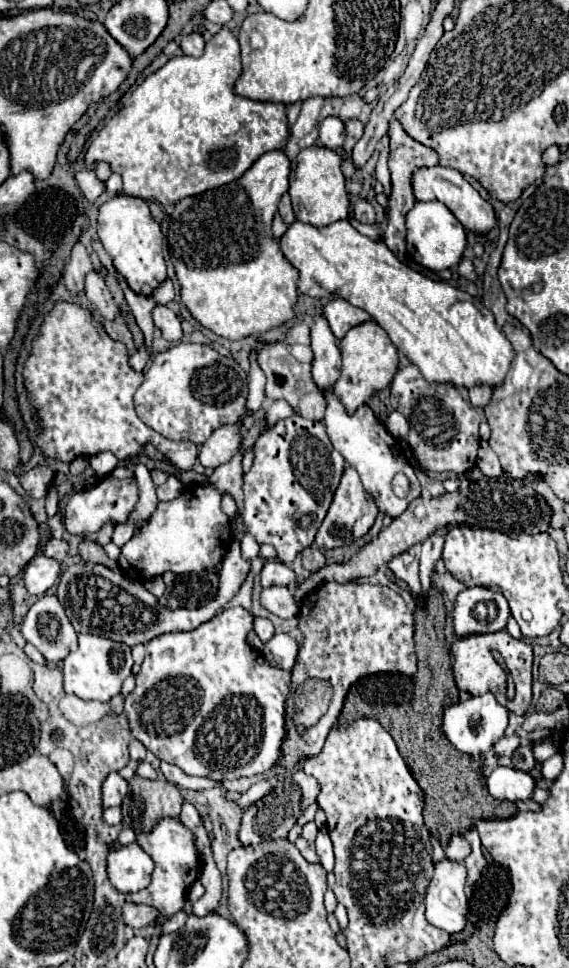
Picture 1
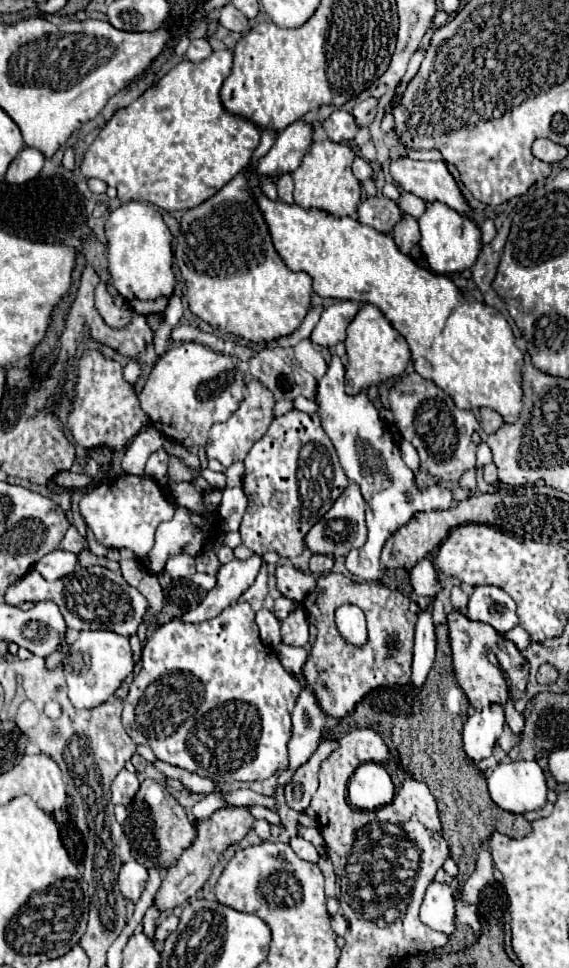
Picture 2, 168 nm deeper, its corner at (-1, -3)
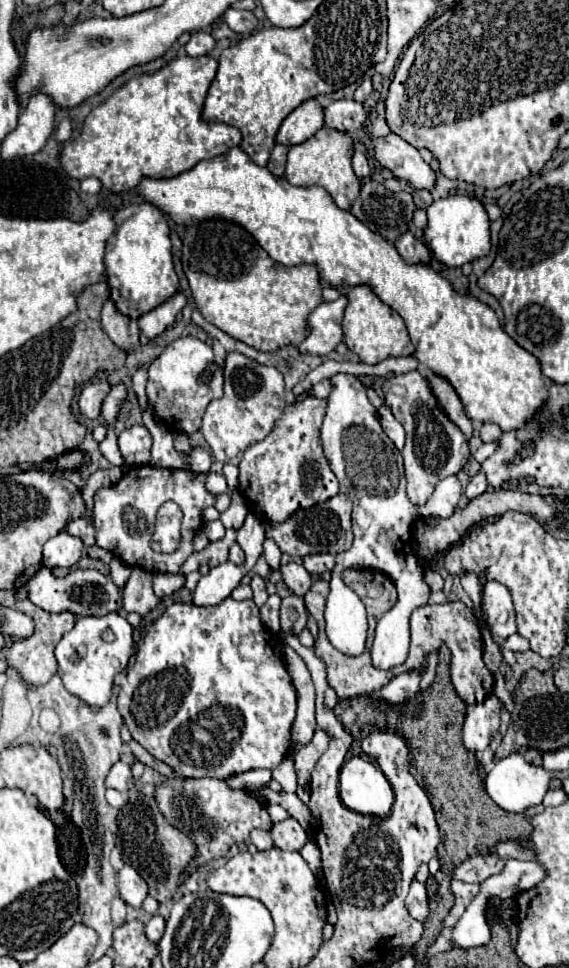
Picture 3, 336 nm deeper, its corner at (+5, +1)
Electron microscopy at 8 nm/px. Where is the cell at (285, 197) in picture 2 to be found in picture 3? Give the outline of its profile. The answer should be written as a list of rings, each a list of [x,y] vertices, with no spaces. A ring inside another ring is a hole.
[[[275,144],[273,152],[271,152],[271,158],[269,158],[269,164],[267,168],[275,174],[275,176],[283,176],[285,174],[285,160],[287,160],[287,146],[283,144]]]

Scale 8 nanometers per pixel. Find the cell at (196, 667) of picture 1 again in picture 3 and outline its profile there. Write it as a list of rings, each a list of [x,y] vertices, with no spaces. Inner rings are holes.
[[[225,598],[217,606],[195,606],[195,604],[183,604],[183,602],[171,604],[163,612],[163,616],[153,622],[153,626],[147,630],[147,634],[137,644],[135,664],[127,672],[127,682],[121,686],[117,702],[119,702],[119,712],[129,728],[131,736],[151,756],[155,756],[157,760],[163,760],[167,766],[171,766],[175,770],[177,776],[183,776],[183,778],[211,776],[211,778],[225,780],[233,774],[255,770],[255,768],[273,770],[291,752],[291,742],[293,742],[291,740],[291,726],[293,726],[295,712],[297,712],[297,692],[295,692],[295,686],[289,678],[289,672],[285,670],[283,660],[281,660],[281,638],[277,634],[269,634],[269,630],[265,630],[263,622],[259,618],[259,608],[255,606],[253,600],[237,602],[233,598]]]

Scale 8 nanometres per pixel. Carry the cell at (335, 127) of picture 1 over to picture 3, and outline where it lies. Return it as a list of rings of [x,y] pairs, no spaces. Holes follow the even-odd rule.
[[[341,98],[325,108],[325,124],[341,132],[357,132],[367,122],[367,112],[361,102]]]

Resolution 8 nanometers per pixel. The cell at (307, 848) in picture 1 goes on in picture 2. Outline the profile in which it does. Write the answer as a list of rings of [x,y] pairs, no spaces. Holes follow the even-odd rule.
[[[295,836],[295,838],[289,840],[289,844],[291,844],[291,848],[295,850],[295,854],[297,854],[299,858],[303,858],[303,860],[307,860],[307,862],[319,862],[319,854],[317,854],[315,846],[313,846],[311,842],[307,842],[305,838]]]

